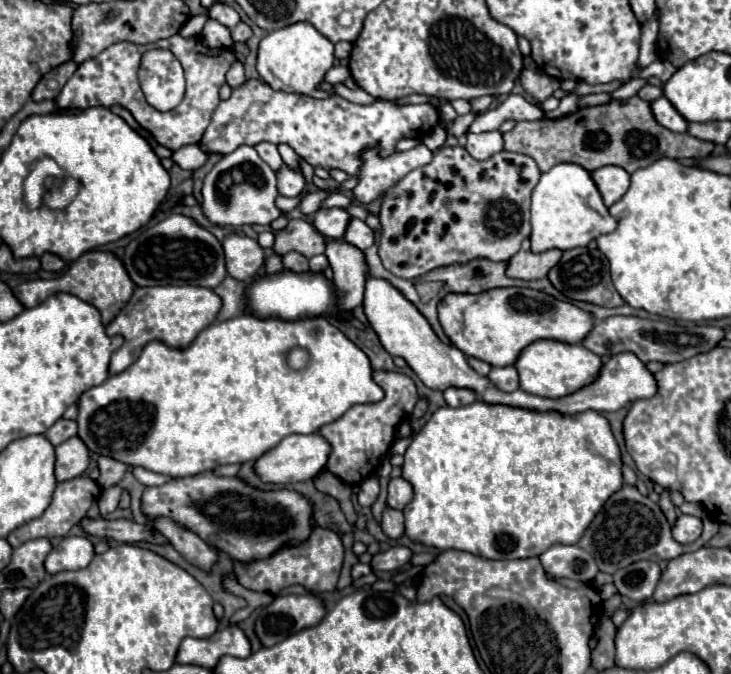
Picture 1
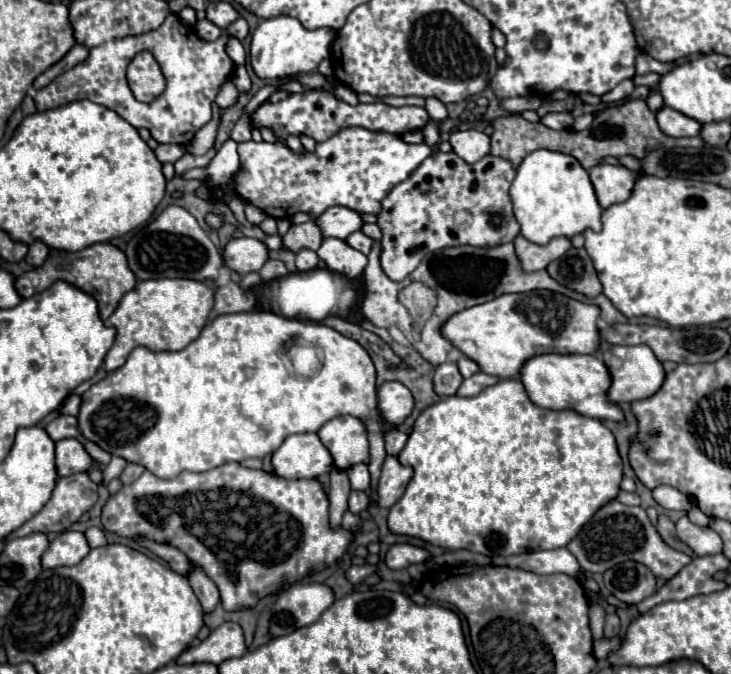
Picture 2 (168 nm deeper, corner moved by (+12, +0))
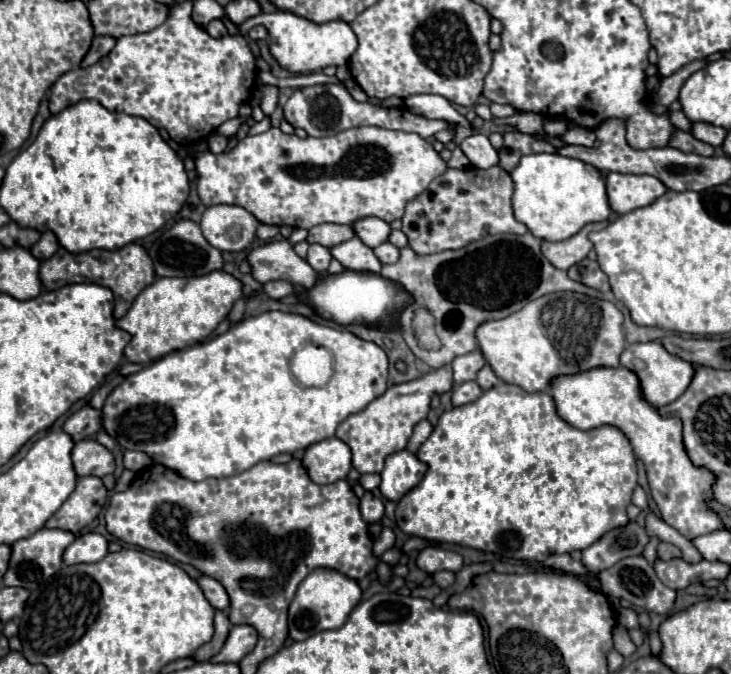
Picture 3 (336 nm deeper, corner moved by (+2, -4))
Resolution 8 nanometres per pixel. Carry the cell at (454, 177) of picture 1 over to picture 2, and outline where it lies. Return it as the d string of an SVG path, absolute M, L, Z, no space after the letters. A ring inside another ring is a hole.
M434 150L432 156L428 156L404 182L392 188L392 192L382 200L382 210L376 214L378 226L382 230L380 240L380 266L382 272L390 280L404 280L410 272L416 270L420 260L436 252L440 248L450 246L476 246L476 248L492 248L496 244L508 244L520 234L520 224L514 218L512 212L512 200L510 200L510 186L516 178L516 168L500 158L500 156L484 156L476 164L464 162L454 152L440 152Z

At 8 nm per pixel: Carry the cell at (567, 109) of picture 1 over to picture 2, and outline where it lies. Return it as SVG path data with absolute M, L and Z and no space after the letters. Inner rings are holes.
M548 112L546 116L540 118L540 122L552 130L560 128L570 128L573 126L574 118L569 112Z

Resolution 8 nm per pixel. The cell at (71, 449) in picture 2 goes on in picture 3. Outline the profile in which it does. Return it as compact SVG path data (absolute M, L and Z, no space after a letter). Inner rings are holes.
M80 440L72 450L72 460L78 476L106 476L112 474L116 464L112 452L96 440Z

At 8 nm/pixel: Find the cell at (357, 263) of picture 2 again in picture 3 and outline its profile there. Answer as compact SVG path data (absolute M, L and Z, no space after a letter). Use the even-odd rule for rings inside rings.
M360 238L342 242L342 244L334 246L330 252L346 270L380 272L380 268L382 268L382 264L376 258L376 254Z

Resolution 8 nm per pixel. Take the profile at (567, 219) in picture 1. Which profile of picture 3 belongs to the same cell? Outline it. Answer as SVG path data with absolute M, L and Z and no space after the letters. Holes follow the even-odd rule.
M528 154L520 158L510 176L514 182L514 216L542 240L566 240L580 232L586 224L602 222L610 216L604 174L582 160L558 154Z

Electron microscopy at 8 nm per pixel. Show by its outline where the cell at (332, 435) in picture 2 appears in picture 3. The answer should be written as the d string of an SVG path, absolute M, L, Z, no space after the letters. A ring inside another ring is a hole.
M446 364L444 368L432 370L414 382L394 384L382 394L378 400L368 404L362 412L348 416L336 430L336 436L346 442L352 450L352 464L360 474L368 472L382 472L384 460L388 454L400 452L406 448L410 432L418 420L424 420L430 410L430 400L434 394L444 394L454 386L452 366Z

